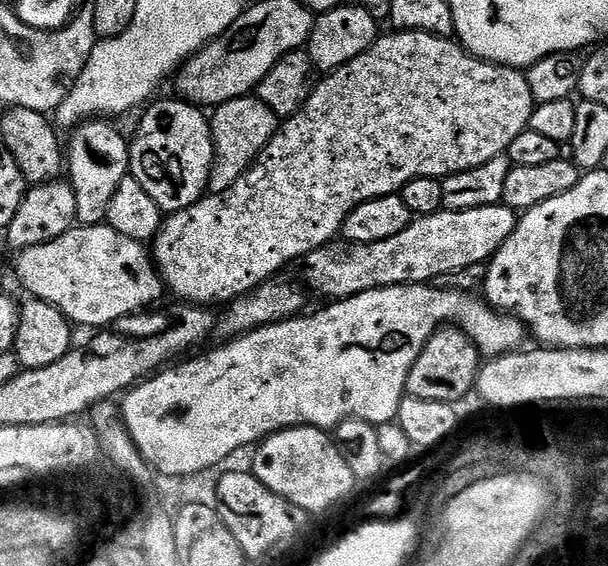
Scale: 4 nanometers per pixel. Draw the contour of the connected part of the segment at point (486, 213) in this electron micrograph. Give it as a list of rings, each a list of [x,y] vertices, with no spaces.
[[[503,202],[461,212],[441,210],[433,216],[413,219],[402,234],[394,234],[394,238],[386,238],[382,242],[352,244],[348,248],[328,246],[312,252],[306,258],[307,287],[335,302],[375,288],[436,282],[439,276],[452,276],[475,264],[491,261],[499,248],[512,237],[517,223],[517,209]]]

